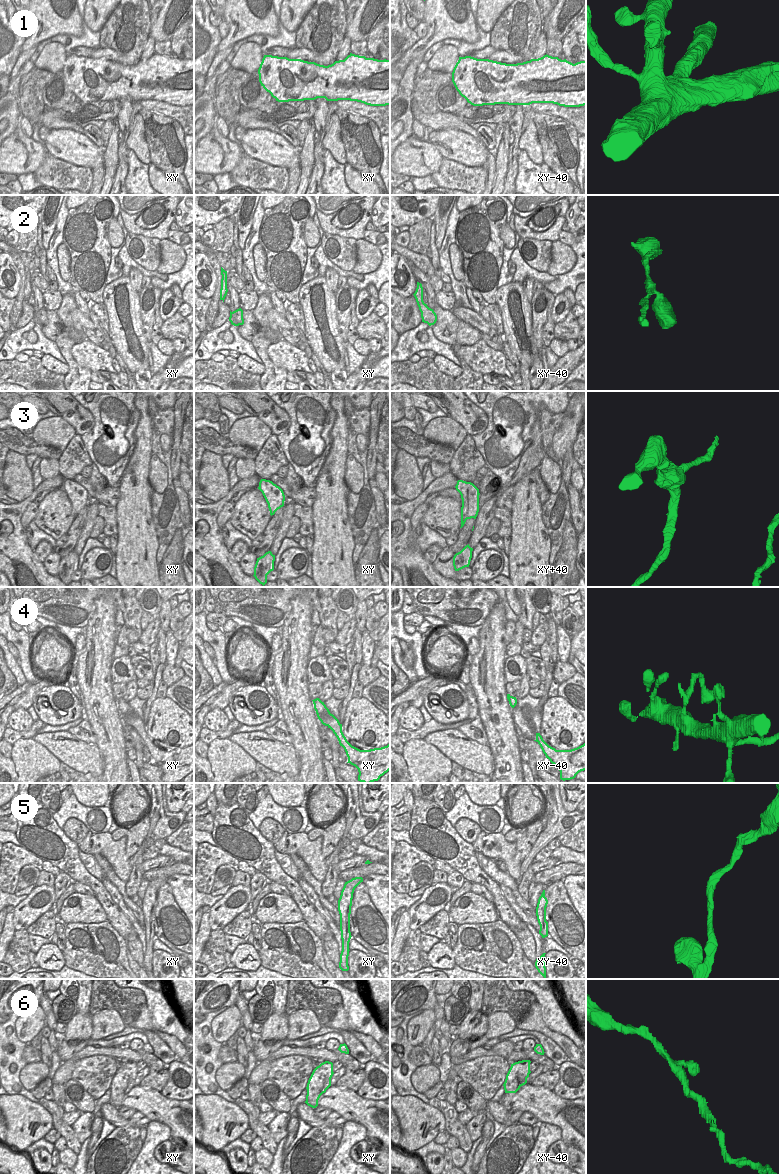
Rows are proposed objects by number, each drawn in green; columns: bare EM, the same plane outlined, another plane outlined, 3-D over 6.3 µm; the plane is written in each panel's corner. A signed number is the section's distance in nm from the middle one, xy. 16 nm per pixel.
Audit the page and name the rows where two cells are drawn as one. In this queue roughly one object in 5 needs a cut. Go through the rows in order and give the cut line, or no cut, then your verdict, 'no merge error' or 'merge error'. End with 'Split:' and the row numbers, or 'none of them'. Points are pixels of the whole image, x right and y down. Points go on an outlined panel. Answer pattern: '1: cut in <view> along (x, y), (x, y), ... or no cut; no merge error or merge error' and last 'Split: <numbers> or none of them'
1: no cut; no merge error
2: no cut; no merge error
3: no cut; no merge error
4: no cut; no merge error
5: no cut; no merge error
6: no cut; no merge error
Split: none of them

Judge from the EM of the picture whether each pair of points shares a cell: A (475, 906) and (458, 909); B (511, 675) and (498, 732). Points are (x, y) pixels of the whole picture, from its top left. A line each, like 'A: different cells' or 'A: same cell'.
A: same cell
B: different cells

